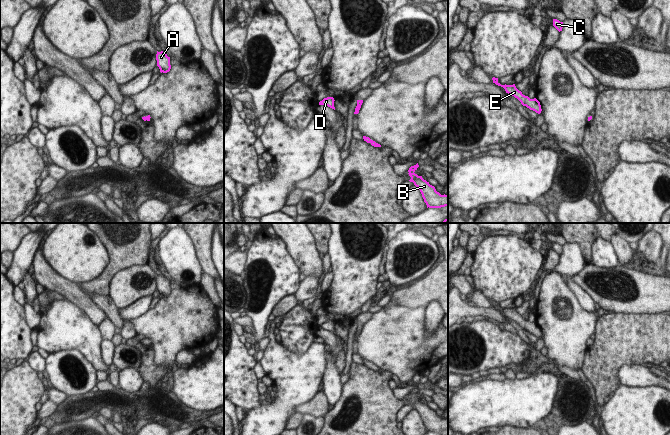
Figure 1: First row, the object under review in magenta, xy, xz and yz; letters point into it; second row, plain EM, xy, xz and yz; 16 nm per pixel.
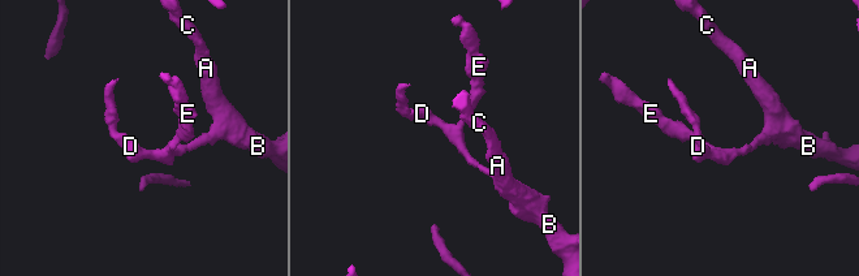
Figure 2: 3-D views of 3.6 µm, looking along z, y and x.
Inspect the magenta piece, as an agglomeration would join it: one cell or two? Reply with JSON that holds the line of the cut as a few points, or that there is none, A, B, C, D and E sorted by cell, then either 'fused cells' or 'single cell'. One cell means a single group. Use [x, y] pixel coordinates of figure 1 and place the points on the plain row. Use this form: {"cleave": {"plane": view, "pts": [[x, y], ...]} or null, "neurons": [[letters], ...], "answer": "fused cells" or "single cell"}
{"cleave": null, "neurons": [["A", "B", "C", "D", "E"]], "answer": "single cell"}

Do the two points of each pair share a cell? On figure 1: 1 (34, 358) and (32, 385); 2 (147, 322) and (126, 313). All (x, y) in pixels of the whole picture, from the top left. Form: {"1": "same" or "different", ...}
{"1": "different", "2": "different"}

